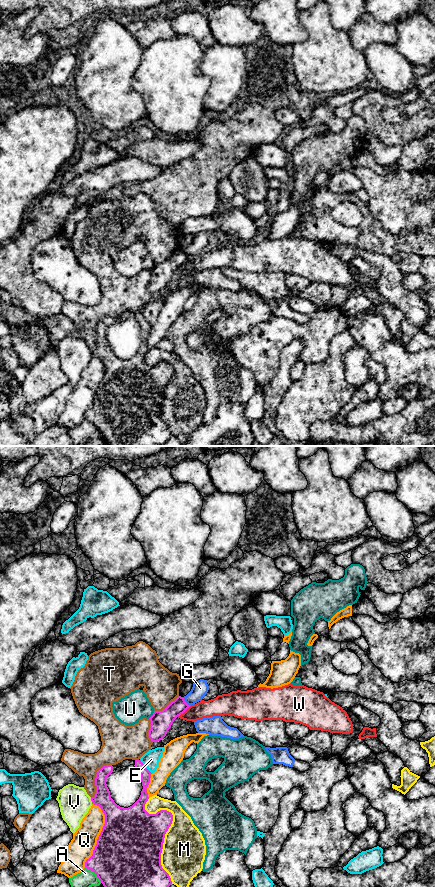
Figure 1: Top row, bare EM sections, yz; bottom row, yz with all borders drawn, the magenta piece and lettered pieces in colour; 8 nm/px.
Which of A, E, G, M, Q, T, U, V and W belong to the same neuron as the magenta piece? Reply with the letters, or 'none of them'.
none of them

